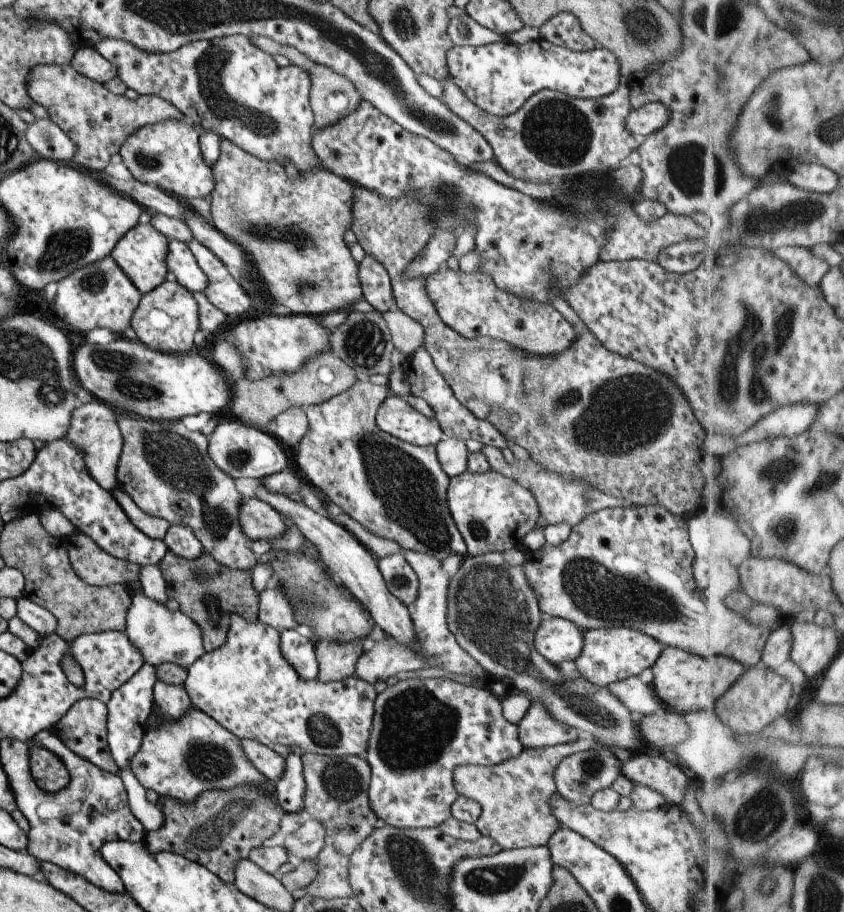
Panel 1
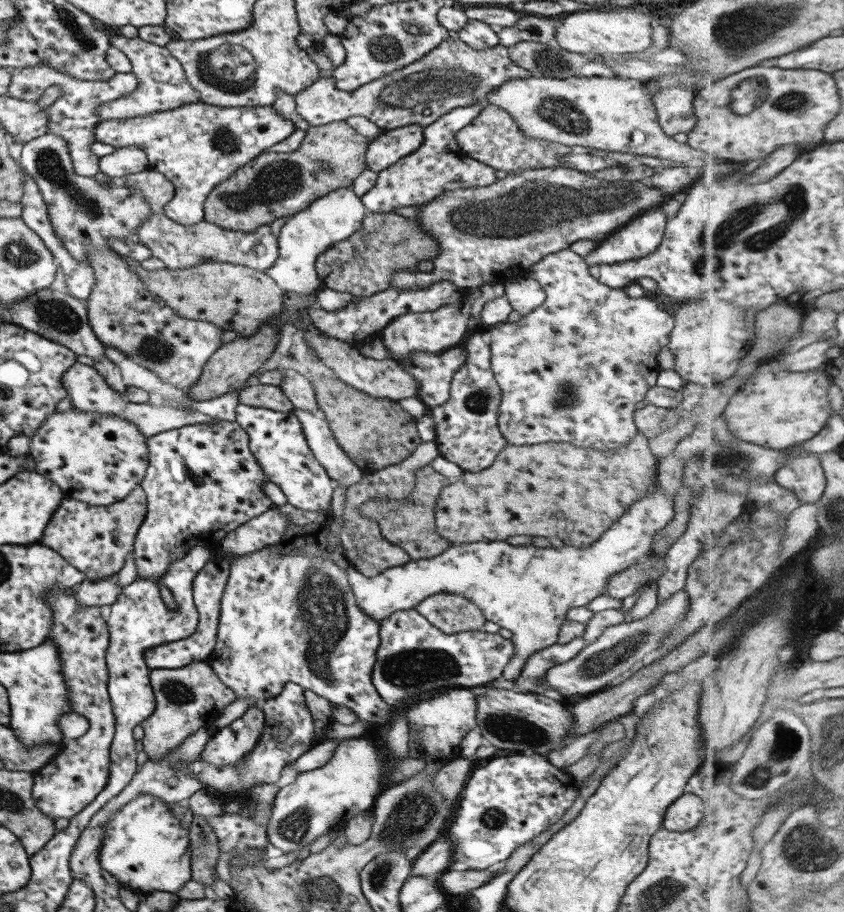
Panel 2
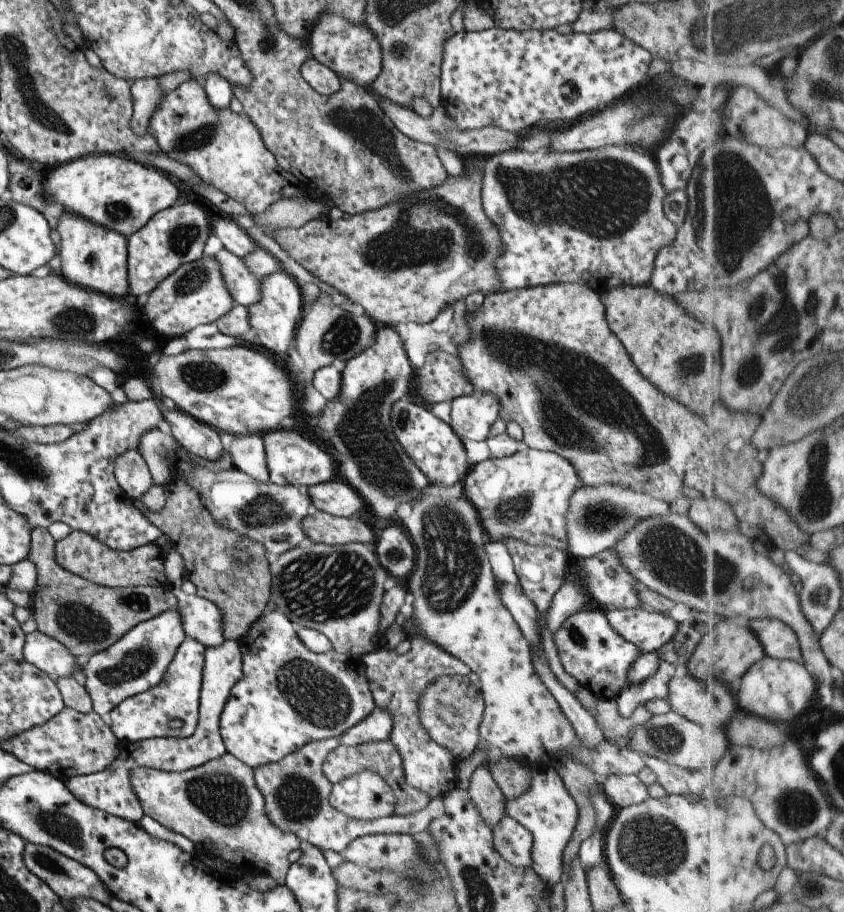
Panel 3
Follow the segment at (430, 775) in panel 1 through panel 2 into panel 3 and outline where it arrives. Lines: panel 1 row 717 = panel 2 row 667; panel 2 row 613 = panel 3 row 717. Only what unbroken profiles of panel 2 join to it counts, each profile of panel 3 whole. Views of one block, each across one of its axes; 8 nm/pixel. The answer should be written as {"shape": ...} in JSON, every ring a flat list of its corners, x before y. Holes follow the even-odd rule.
{"shape":[[405,594,405,600,399,607,398,621,403,625,403,629,410,639,410,649,407,654,399,656,395,651,385,651,381,647,378,651,367,653,362,656,365,665,365,674,368,679,368,686,373,698,374,706,379,710,387,710,391,716,391,729,389,732,389,742,393,744,397,754,401,756,401,766,403,767,403,778,405,784,418,788,427,794,428,800,442,798,444,794,449,794,456,789,457,764,455,758,435,744,425,728,419,722,419,712,417,712,417,702,425,688,439,676,465,676,470,670,458,658,447,654,441,650,437,644,427,640,421,632,417,632,417,626,413,622,411,608,413,606,413,594]]}

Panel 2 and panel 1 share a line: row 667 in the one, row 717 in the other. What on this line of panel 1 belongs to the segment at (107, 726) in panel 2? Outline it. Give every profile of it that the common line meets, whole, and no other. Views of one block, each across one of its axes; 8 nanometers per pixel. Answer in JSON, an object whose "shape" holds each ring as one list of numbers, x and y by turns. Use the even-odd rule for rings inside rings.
{"shape":[[83,698,74,702,50,730,71,752,85,758,97,768,111,774,118,774,119,768,111,758,106,740,106,704,96,698]]}

